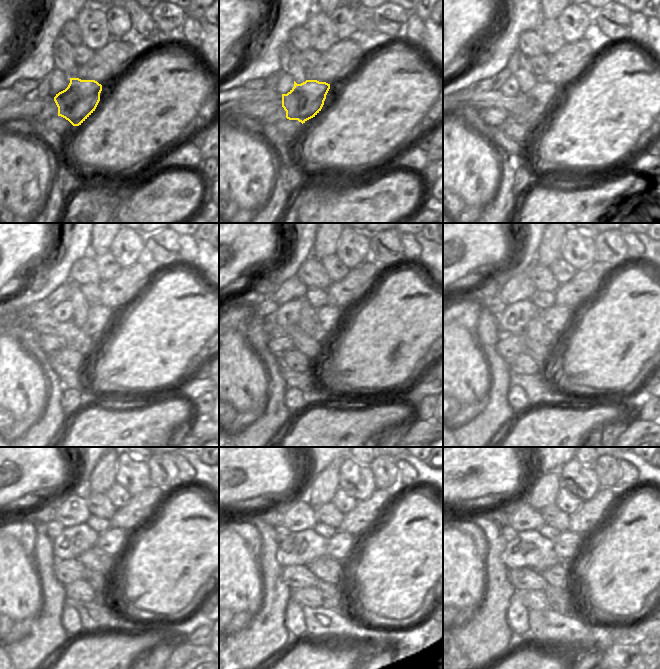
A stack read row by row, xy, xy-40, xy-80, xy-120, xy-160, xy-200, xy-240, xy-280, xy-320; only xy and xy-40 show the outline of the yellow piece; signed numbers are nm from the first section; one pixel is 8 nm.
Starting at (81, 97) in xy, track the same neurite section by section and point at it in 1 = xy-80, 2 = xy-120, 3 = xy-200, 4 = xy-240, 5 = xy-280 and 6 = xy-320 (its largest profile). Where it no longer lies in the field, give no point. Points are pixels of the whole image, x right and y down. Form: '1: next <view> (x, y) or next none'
1: next xy-80 (534, 104)
2: next xy-120 (100, 316)
3: next xy-200 (557, 318)
4: next xy-240 (112, 542)
5: next xy-280 (340, 546)
6: next xy-320 (567, 545)

